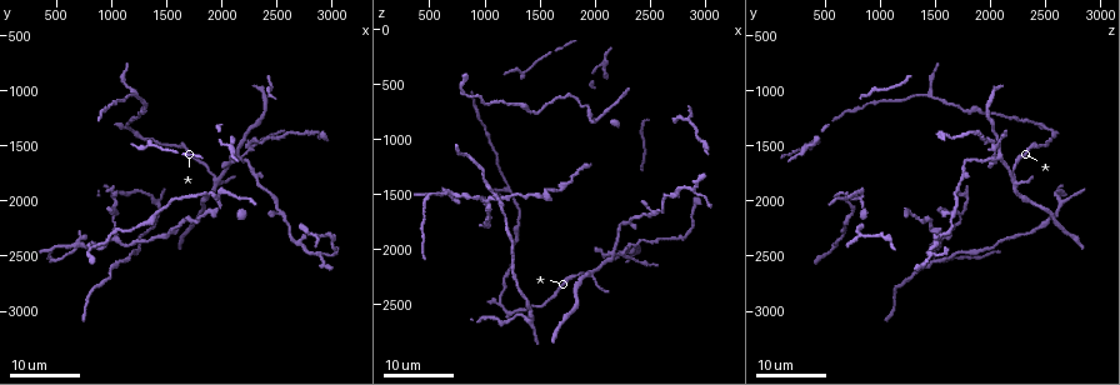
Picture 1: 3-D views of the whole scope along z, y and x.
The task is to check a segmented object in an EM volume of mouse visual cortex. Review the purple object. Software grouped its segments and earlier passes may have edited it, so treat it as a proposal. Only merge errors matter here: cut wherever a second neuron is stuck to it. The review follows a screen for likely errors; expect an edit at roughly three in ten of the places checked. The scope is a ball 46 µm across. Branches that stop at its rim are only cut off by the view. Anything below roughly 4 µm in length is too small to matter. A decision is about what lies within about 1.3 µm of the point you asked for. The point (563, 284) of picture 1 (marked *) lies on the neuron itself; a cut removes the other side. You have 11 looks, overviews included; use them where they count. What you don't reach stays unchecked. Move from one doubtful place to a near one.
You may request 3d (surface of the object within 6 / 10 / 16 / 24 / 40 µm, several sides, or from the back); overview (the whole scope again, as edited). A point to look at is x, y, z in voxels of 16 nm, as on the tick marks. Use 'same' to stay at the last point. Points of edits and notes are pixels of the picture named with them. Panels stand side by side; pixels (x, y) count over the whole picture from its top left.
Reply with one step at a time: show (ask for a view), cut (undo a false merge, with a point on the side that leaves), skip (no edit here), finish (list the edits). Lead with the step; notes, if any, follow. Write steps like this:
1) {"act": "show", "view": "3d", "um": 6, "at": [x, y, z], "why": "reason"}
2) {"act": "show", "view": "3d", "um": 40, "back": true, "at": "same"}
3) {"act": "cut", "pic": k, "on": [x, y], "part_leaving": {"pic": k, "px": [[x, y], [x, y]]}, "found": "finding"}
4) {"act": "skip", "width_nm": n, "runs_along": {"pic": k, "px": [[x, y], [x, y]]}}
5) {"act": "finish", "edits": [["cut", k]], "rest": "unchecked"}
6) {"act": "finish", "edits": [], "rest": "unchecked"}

{"act": "show", "view": "3d", "um": 24, "at": [1040, 2340, 1580], "why": "a fork"}

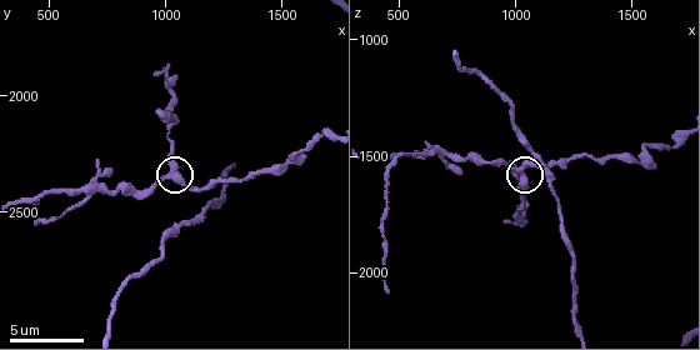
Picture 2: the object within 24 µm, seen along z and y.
{"act": "show", "view": "3d", "um": 10, "at": [1040, 2330, 1580]}

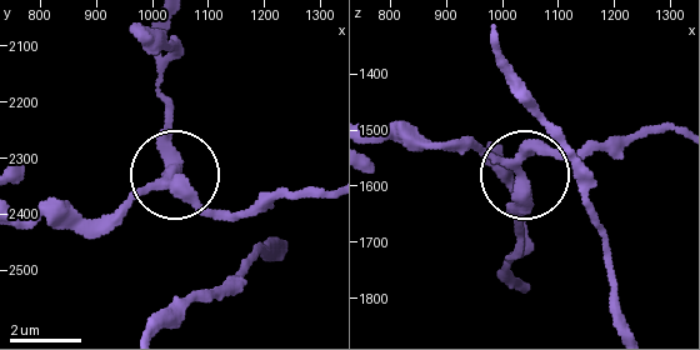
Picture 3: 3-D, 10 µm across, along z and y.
{"act": "skip", "found": "continuous, no second neuron"}

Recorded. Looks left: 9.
{"act": "show", "view": "3d", "um": 10, "at": [660, 2450, 1480]}

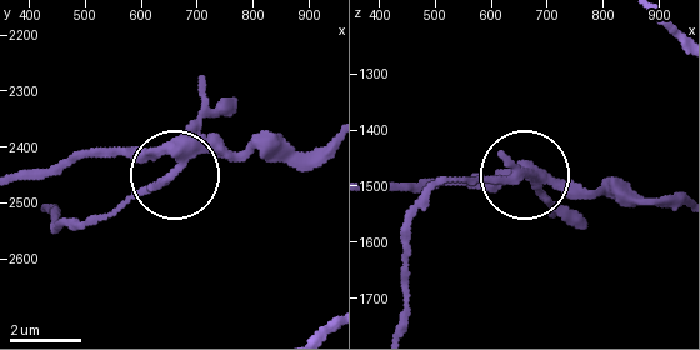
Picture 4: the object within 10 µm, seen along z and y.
{"act": "cut", "pic": 4, "on": [136, 193], "width_nm": 320, "found": "a second neuron is stuck on"}

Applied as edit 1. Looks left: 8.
{"act": "show", "view": "overview", "why": "see it whole again"}

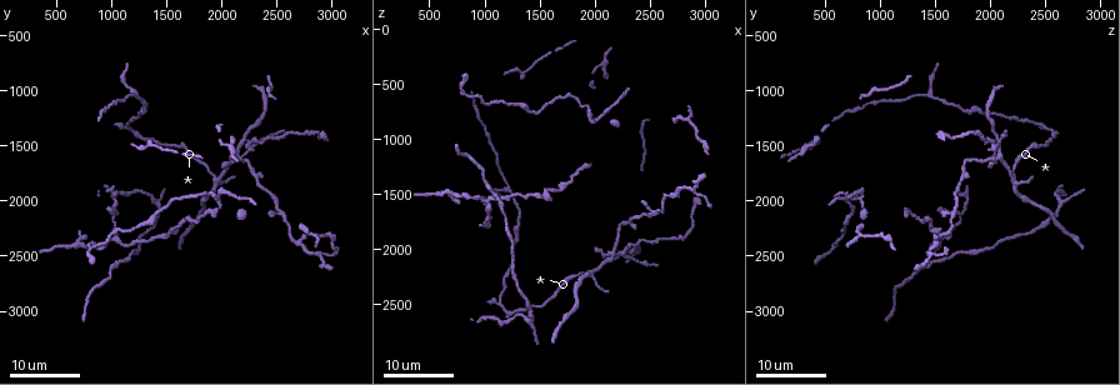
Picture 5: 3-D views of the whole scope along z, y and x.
{"act": "show", "view": "3d", "um": 16, "at": [1240, 2440, 1920], "why": "thick turns thin"}

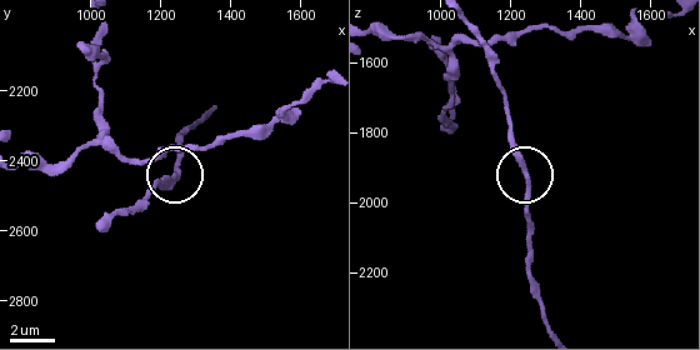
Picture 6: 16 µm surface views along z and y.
{"act": "show", "view": "3d", "um": 10, "at": [1240, 2450, 1930]}

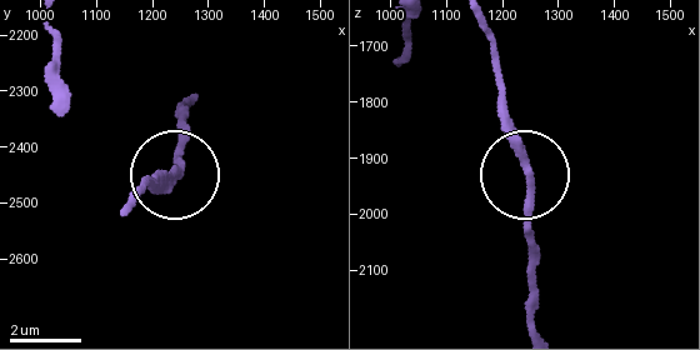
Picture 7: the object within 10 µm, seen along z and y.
{"act": "skip", "found": "one neuron here"}

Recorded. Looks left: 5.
{"act": "show", "view": "3d", "um": 24, "at": [1440, 2120, 2620]}

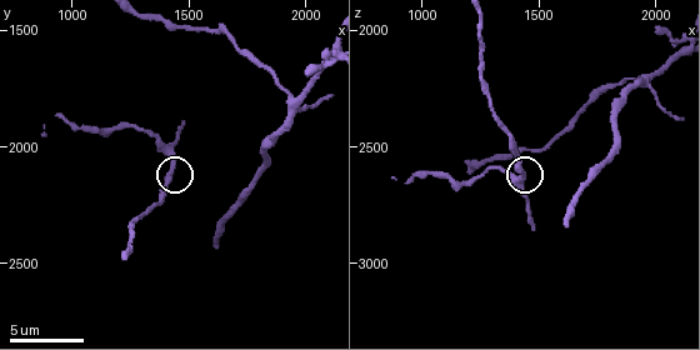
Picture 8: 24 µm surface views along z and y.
{"act": "show", "view": "3d", "um": 6, "at": [1410, 2100, 2600]}

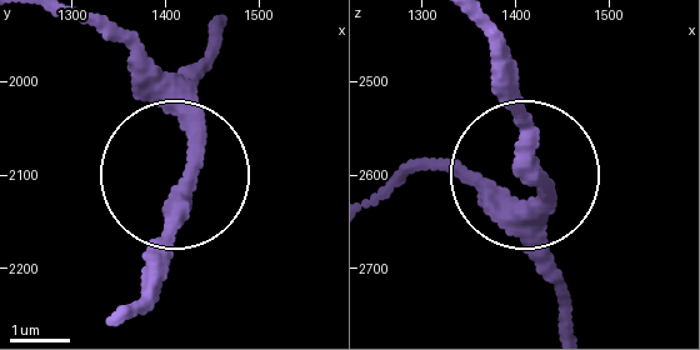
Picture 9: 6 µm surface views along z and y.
{"act": "skip", "width_nm": 320, "found": "one neuron here"}

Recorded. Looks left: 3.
{"act": "show", "view": "3d", "um": 24, "at": [1180, 1020, 1460]}

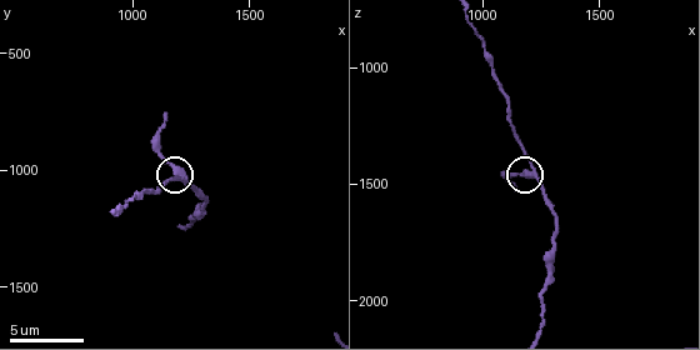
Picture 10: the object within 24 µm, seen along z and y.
{"act": "show", "view": "3d", "um": 6, "at": [1190, 1000, 1440]}

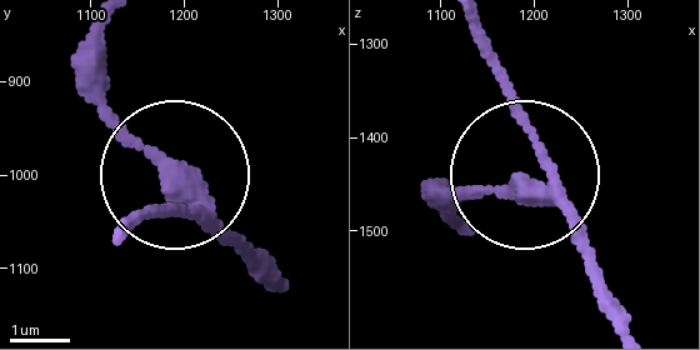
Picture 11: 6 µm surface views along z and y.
{"act": "skip", "runs_along": {"pic": 11, "px": [[625, 320], [565, 205], [515, 185], [430, 185]]}, "found": "continuous, no second neuron"}

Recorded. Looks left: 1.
{"act": "show", "view": "3d", "um": 16, "at": [1960, 1810, 2200], "why": "four or more arms meet"}

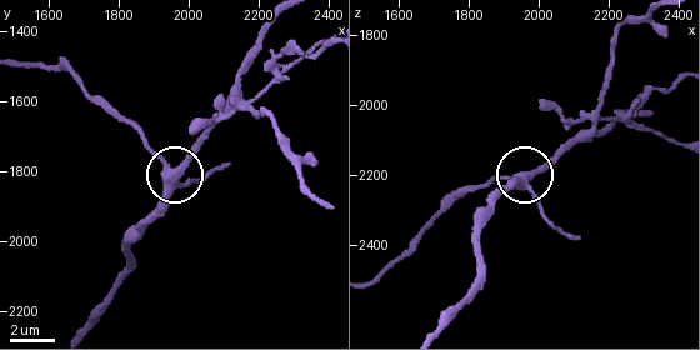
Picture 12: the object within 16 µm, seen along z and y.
{"act": "skip", "arms": 4, "found": "continuous, no second neuron"}

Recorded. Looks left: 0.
{"act": "finish", "edits": [["cut", 4]], "rest": "unchecked"}

